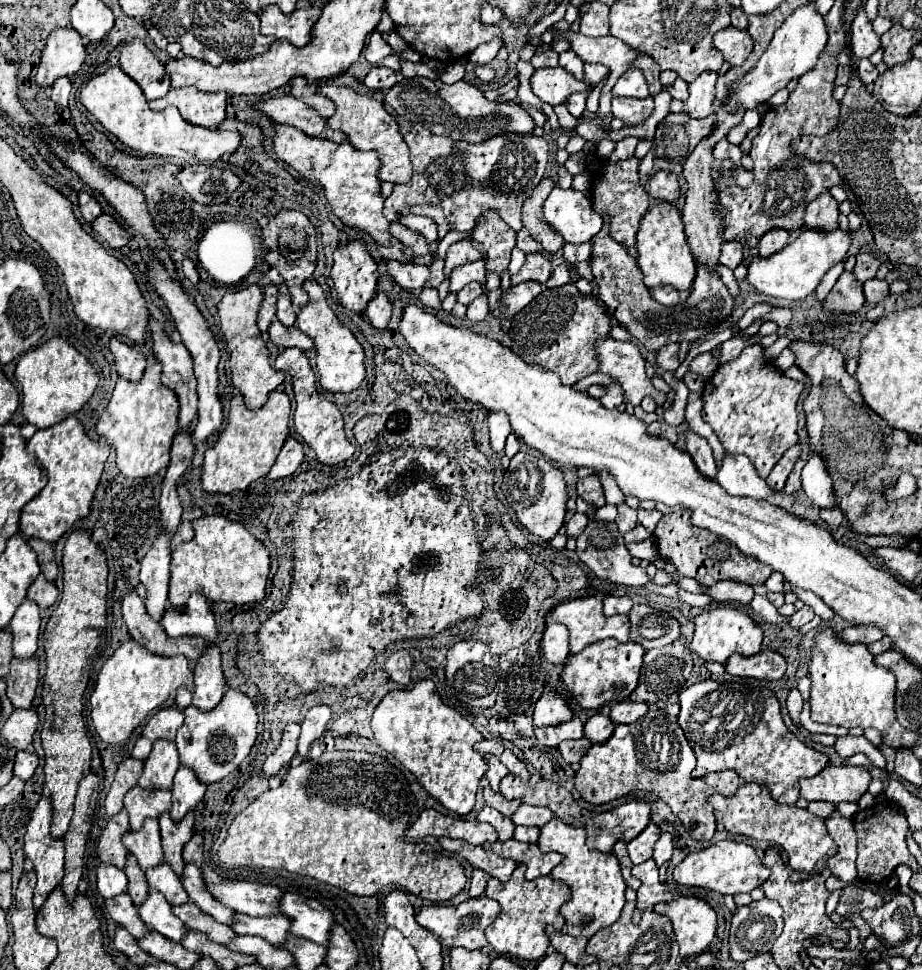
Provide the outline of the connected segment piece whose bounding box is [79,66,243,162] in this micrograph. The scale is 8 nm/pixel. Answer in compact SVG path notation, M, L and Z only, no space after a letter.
M119 66L109 68L105 74L95 76L89 84L79 92L83 106L125 146L139 150L141 154L159 154L173 156L179 160L195 160L195 162L215 162L225 154L233 154L241 144L241 134L209 130L203 126L195 126L179 114L175 106L153 112L147 104L147 98L141 86L131 80Z

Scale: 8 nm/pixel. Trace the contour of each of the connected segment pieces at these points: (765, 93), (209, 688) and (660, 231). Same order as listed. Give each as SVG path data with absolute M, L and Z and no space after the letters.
M813 2L799 6L775 30L775 36L773 36L767 52L761 56L761 60L755 64L755 68L751 72L747 72L747 76L743 80L739 78L739 82L735 82L735 86L731 86L731 98L727 102L727 110L735 110L737 106L751 110L757 104L767 102L775 92L783 90L789 80L799 78L805 72L813 70L819 60L819 54L825 50L825 46L827 46L825 18L817 12Z
M217 646L205 648L203 660L195 666L195 690L191 692L191 704L187 704L187 690L179 690L177 708L185 710L187 706L197 706L201 712L213 710L225 694L225 676L221 670L221 656Z
M659 202L657 206L649 208L647 214L641 220L639 232L637 232L637 252L639 252L639 260L637 266L643 272L643 282L645 286L657 288L657 286L673 286L675 290L689 290L695 274L697 274L697 266L693 260L693 254L689 250L685 232L683 232L683 222L681 222L681 214L675 208L673 202Z

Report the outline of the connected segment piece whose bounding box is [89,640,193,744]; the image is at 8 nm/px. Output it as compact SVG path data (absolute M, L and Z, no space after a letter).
M135 640L121 644L121 648L115 650L115 654L103 664L97 676L97 686L89 698L97 734L107 744L123 744L129 740L133 730L179 686L185 686L187 690L193 688L193 670L183 656L155 656Z

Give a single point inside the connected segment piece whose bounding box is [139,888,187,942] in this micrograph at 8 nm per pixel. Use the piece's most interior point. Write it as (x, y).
(157, 913)

